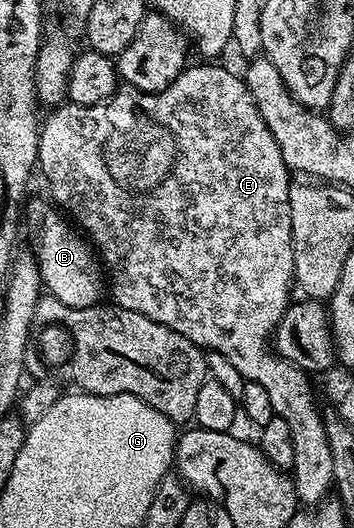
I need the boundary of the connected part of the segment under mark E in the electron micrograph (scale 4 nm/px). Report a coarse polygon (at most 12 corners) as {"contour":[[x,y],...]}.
{"contour":[[188,65],[46,115],[37,170],[114,305],[221,352],[333,490],[271,343],[293,178],[246,81]]}

